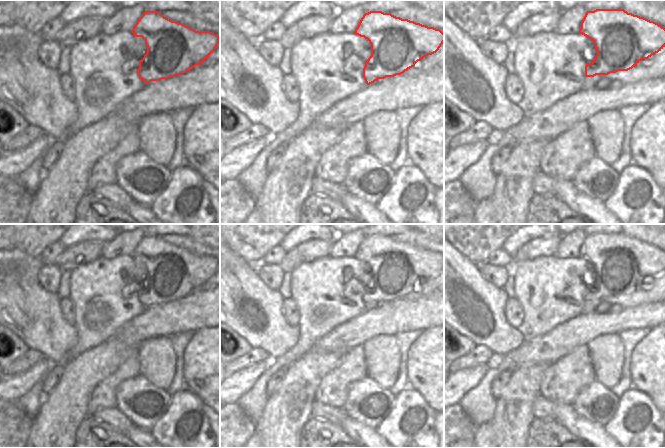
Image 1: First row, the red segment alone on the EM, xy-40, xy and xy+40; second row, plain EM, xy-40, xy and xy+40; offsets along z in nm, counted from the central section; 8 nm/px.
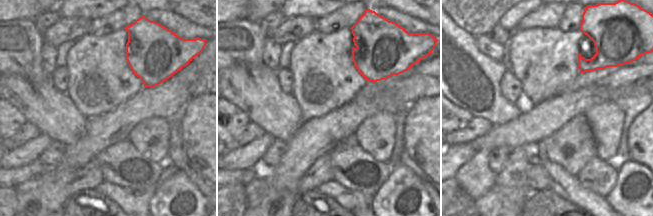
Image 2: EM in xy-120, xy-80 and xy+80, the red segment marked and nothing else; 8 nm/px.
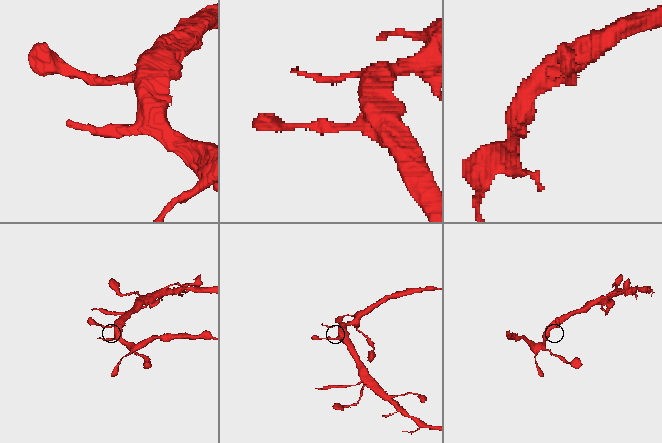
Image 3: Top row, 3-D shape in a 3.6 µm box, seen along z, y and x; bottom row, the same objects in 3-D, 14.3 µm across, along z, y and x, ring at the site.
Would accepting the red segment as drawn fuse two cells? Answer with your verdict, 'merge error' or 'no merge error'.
no merge error

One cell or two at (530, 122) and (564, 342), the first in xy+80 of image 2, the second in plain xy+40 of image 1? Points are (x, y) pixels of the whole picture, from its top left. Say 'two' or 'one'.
one

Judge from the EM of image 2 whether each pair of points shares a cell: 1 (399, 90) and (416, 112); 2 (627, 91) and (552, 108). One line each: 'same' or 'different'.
1: different
2: same

